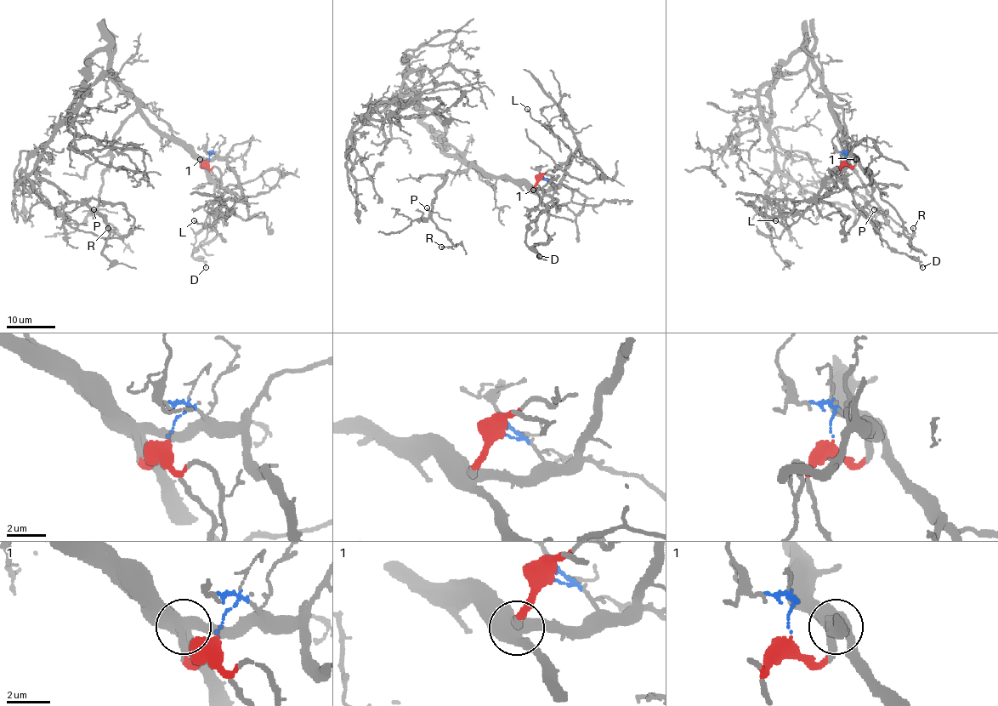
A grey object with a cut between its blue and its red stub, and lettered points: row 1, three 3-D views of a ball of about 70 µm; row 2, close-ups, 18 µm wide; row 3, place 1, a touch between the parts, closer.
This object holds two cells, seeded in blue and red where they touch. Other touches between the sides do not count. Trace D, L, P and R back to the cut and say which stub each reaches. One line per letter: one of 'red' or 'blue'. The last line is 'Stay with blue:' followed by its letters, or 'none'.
D: red
L: red
P: blue
R: blue
Stay with blue: P, R

